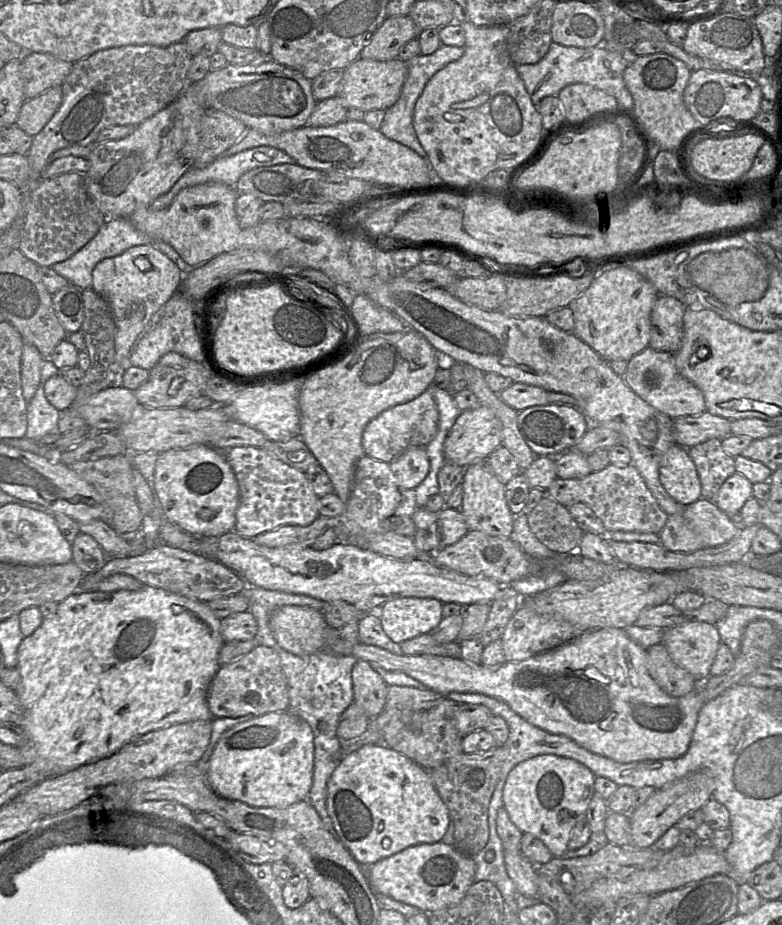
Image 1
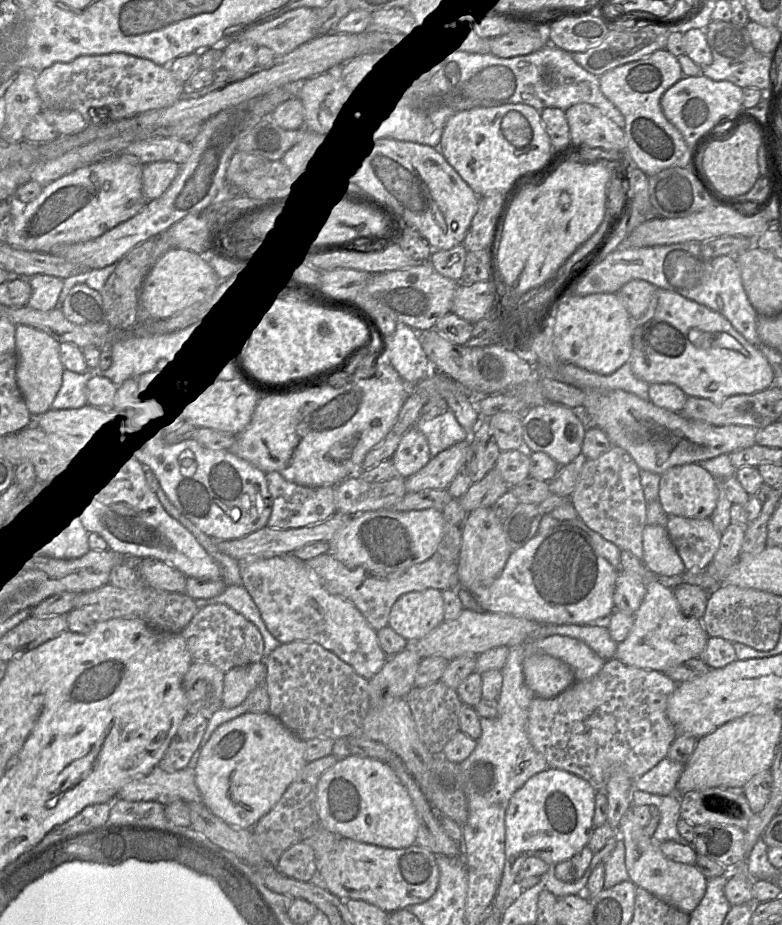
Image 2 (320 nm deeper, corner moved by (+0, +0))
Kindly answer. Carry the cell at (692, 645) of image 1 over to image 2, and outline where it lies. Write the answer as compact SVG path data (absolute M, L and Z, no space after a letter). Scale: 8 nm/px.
M652 578L646 583L646 594L627 638L618 643L614 658L625 665L666 673L703 653L708 635L702 619L687 616L679 606L673 589L663 580Z

